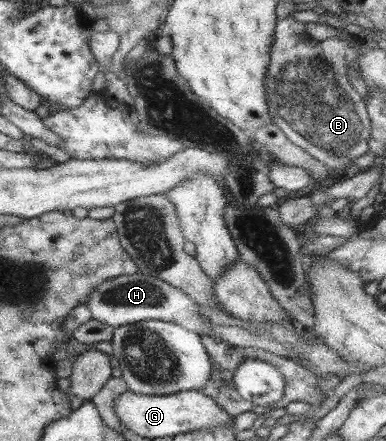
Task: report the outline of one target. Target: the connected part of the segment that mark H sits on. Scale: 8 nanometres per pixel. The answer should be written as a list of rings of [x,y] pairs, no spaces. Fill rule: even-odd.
[[[139,271],[98,283],[95,291],[89,295],[86,305],[91,310],[92,319],[113,329],[139,322],[162,320],[178,324],[201,337],[209,334],[210,321],[199,313],[199,307],[189,298],[189,295],[158,277],[143,275]]]

